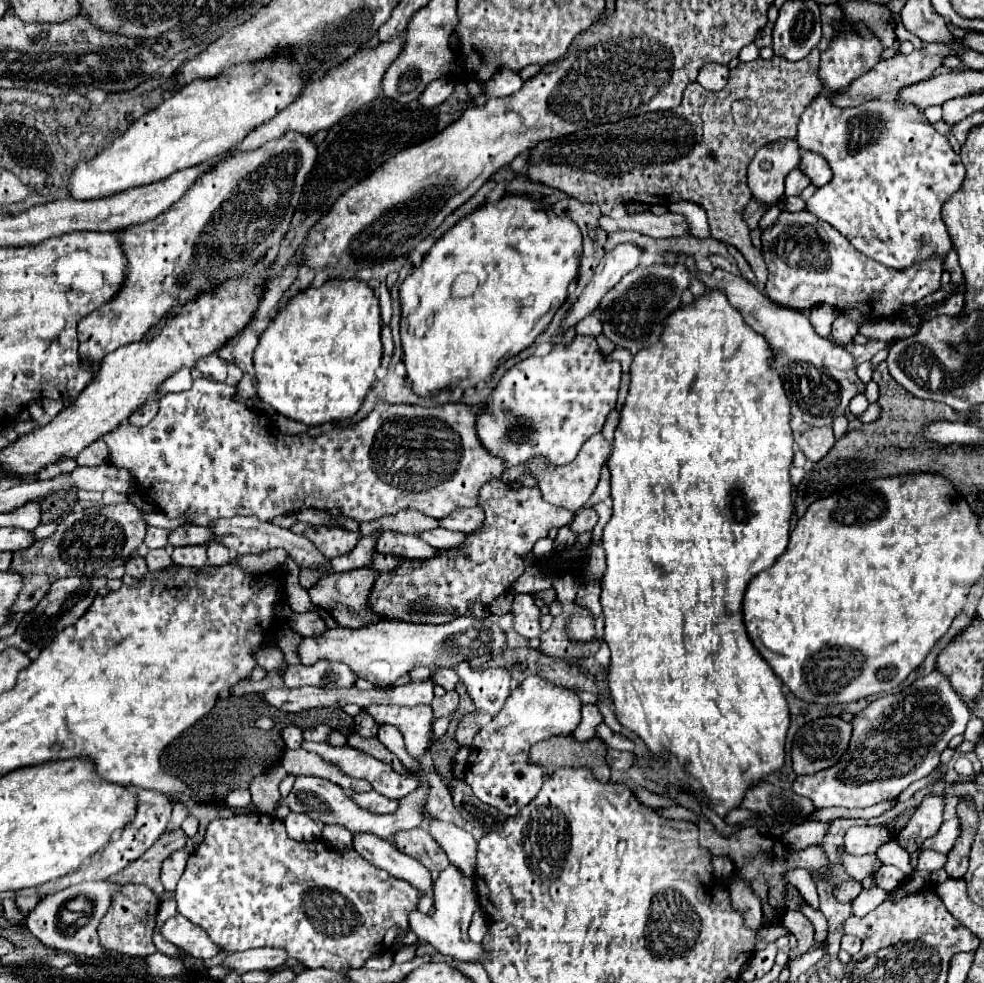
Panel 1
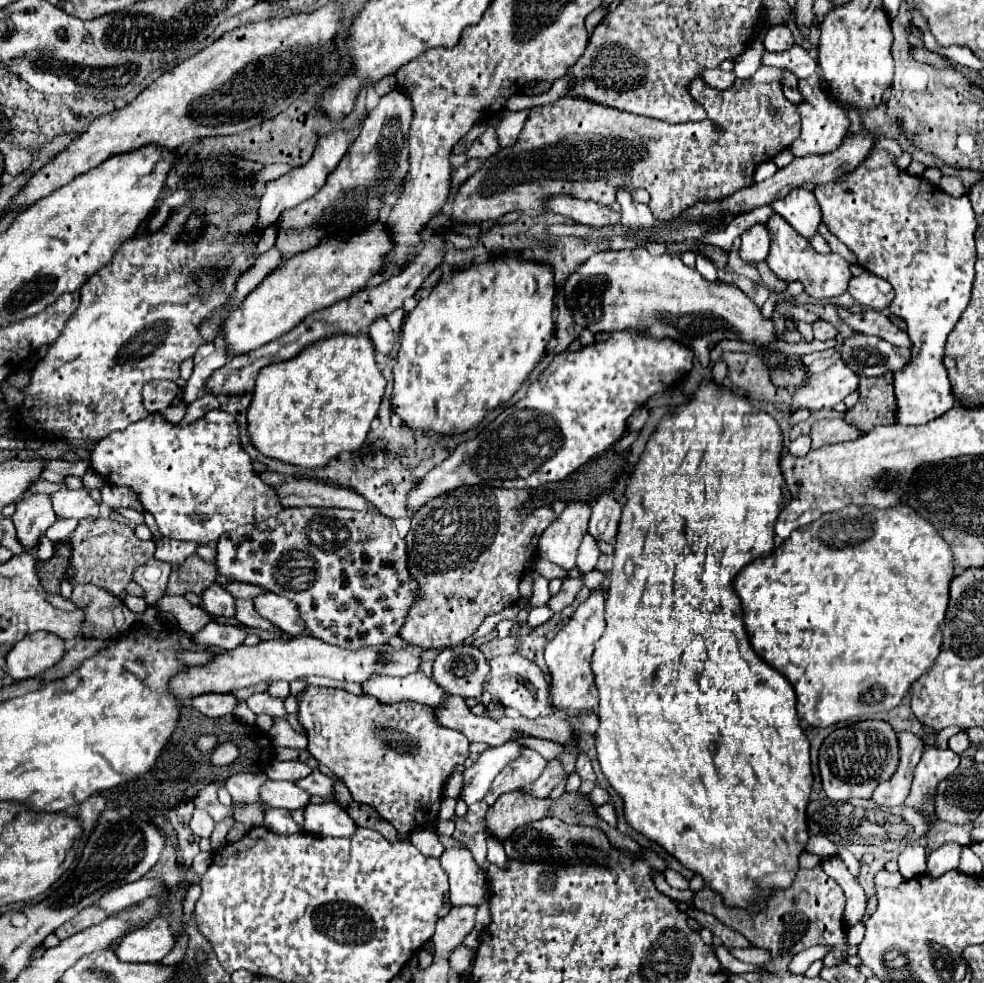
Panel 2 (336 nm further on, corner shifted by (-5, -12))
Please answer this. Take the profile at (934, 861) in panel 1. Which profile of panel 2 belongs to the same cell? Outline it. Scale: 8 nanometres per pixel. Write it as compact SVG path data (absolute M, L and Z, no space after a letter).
M958 843L942 845L940 849L936 849L936 851L930 853L926 873L930 877L940 877L942 873L958 867L958 857L960 857L960 845Z

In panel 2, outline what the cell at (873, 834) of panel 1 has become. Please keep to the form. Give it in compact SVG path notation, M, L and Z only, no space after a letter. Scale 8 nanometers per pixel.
M880 871L874 875L874 885L880 885L880 887L894 887L894 885L900 885L902 881L904 881L904 877L900 873Z

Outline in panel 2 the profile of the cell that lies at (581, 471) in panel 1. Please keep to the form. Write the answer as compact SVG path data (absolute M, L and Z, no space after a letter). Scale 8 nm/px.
M568 501L566 509L546 527L540 537L540 559L552 561L566 571L576 565L576 553L586 533L592 507L588 501Z

